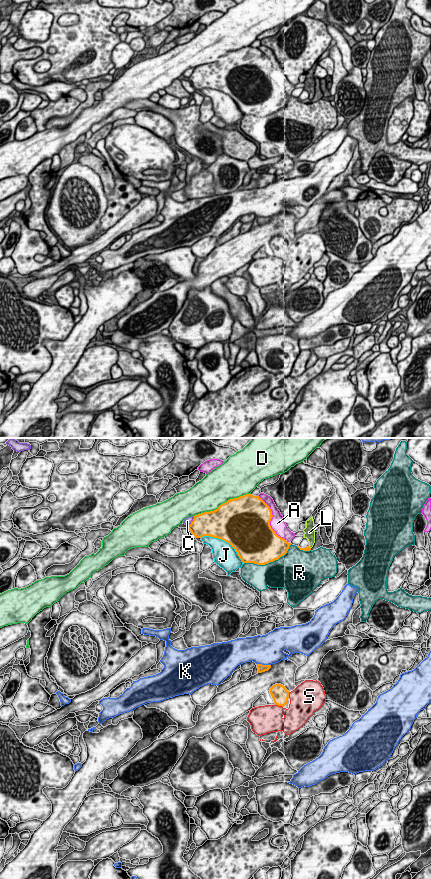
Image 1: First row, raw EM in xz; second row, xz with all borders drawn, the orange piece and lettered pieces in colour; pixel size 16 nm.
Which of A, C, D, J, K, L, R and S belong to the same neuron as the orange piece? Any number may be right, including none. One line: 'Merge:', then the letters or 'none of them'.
Merge: none of them

